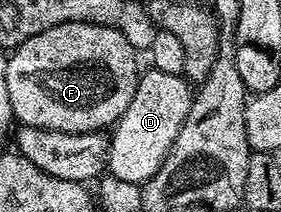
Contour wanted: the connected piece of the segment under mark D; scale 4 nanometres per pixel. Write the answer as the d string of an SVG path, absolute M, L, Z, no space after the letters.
M153 67L147 70L147 73L145 70L138 78L136 95L132 95L128 111L124 111L109 134L109 176L139 186L152 179L164 163L166 154L189 113L192 100L192 89L189 89L191 86L185 76L164 75L164 71Z

